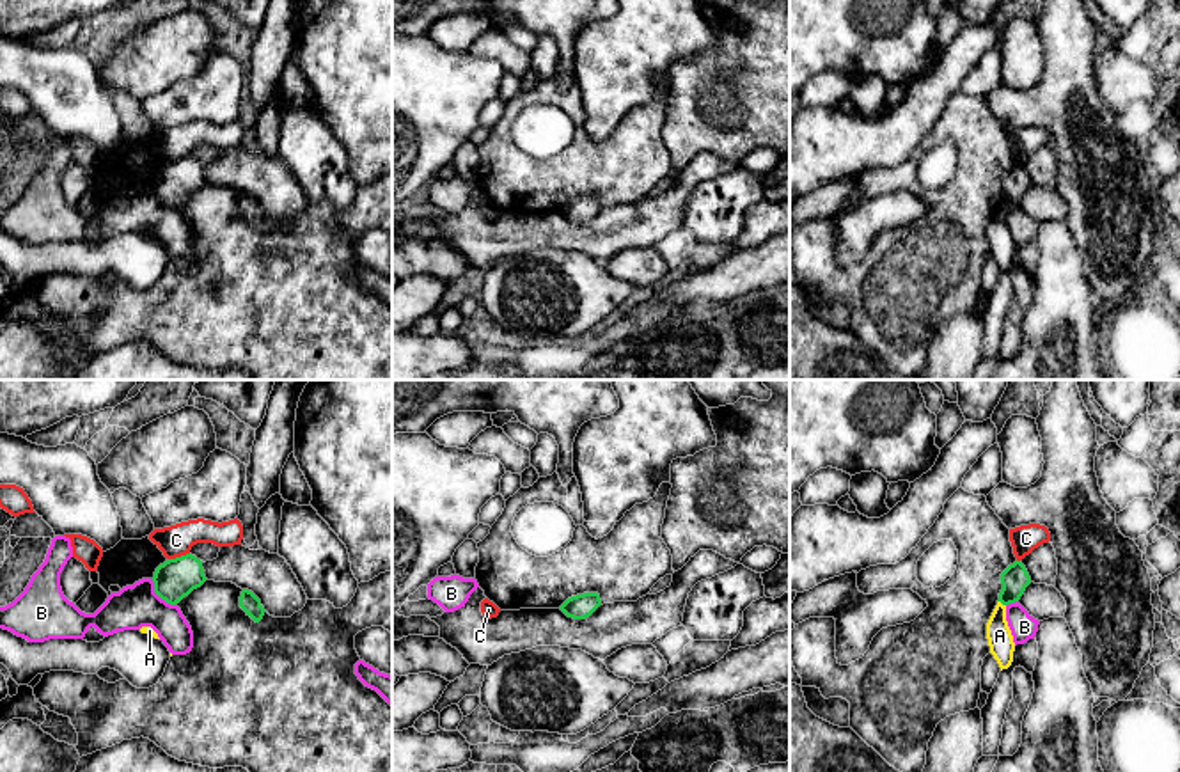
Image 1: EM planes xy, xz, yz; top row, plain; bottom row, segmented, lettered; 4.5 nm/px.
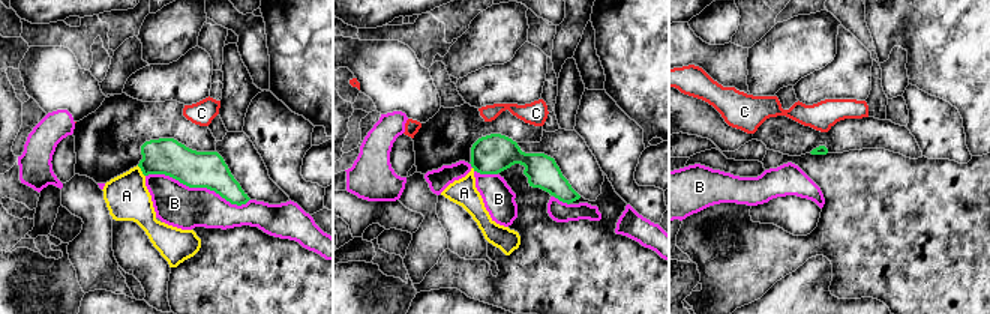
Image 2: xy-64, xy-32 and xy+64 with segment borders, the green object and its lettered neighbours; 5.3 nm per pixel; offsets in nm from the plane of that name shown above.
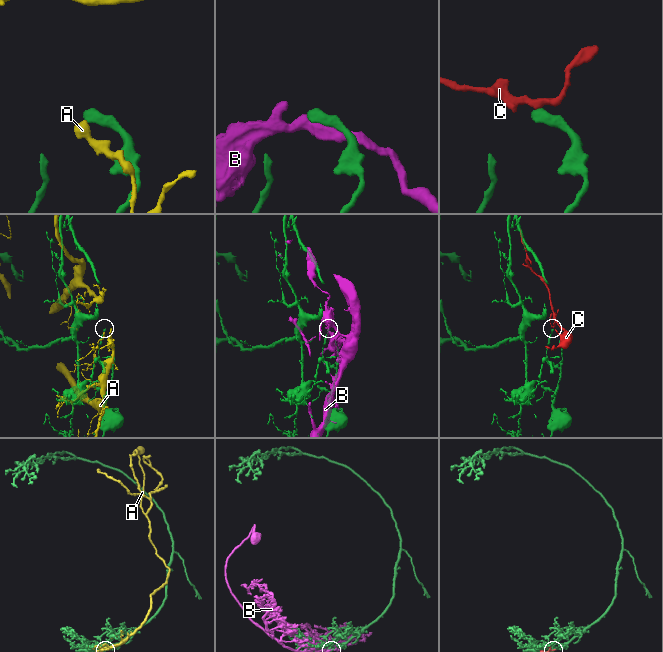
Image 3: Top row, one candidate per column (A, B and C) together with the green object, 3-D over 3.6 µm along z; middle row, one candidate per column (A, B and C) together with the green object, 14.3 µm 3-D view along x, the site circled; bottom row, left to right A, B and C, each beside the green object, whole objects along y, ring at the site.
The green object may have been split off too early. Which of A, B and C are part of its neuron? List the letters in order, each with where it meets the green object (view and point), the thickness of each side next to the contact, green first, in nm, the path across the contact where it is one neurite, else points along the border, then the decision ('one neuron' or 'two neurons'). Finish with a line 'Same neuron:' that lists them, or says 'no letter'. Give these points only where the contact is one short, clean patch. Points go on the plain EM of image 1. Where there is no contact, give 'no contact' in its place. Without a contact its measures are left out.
A: contact yz (1001, 204); calibres 120 and 110 nm; two neurons
B: contact xy (160, 199); calibres 180 and 200 nm; two neurons
C: contact xy (178, 160); calibres 180 and 140 nm; border xy (188, 155), (169, 162); two neurons
Same neuron: no letter

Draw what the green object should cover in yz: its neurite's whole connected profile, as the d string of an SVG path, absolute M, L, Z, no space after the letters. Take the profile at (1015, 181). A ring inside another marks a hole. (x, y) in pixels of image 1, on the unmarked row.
M1015 163L1001 176L1001 186L1003 192L997 204L1010 208L1020 202L1026 190L1031 186L1031 179L1022 163Z

